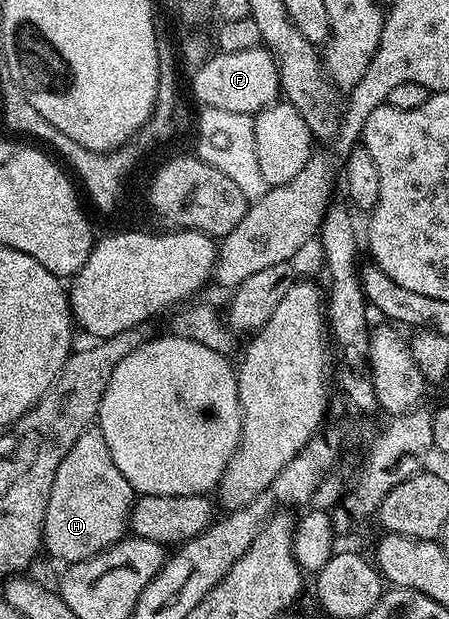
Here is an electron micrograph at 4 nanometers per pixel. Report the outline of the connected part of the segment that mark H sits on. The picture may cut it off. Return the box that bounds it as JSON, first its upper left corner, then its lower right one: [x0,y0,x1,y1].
[43,426,137,565]

